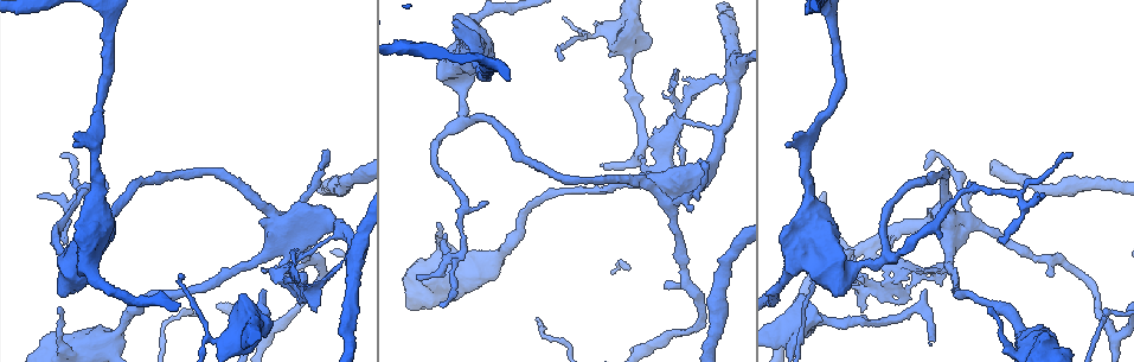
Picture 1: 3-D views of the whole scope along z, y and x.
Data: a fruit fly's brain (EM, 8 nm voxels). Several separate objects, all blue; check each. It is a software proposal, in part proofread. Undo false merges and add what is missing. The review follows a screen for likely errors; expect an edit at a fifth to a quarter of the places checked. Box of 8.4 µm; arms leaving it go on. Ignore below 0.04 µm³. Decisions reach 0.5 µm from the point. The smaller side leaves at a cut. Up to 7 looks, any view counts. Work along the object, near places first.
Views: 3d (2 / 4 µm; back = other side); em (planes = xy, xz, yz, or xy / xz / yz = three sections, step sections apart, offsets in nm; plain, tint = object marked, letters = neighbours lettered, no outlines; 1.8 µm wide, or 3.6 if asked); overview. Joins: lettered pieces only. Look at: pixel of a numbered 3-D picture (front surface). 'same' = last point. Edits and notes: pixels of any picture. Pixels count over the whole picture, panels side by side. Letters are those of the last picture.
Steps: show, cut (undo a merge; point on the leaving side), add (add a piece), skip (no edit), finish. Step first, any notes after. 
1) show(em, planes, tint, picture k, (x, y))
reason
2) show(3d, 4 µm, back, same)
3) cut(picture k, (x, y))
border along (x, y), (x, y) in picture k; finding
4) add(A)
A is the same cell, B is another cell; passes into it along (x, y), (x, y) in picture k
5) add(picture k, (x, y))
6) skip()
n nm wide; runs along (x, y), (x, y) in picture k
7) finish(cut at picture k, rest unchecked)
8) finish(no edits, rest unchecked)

show(3d, 4 µm, picture 1, (604, 164))
free end

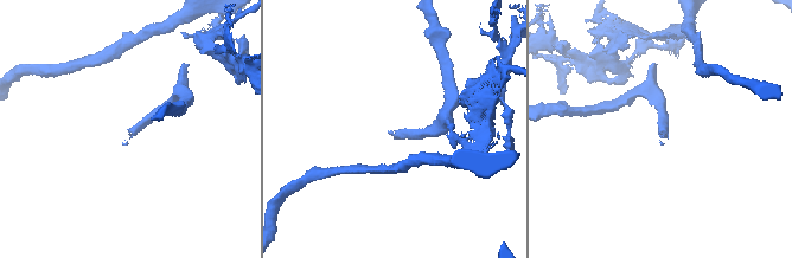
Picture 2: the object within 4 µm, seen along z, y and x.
show(em, planes, letters, picture 2, (398, 131))

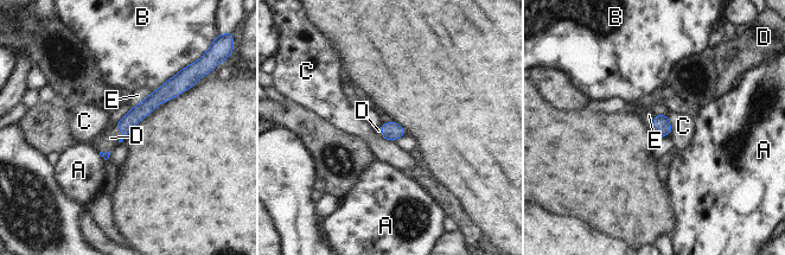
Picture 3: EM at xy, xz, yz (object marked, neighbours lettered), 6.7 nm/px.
add(D)
D is the same cell, A, B, C and E are other cells; it goes on there

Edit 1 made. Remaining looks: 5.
show(overview)

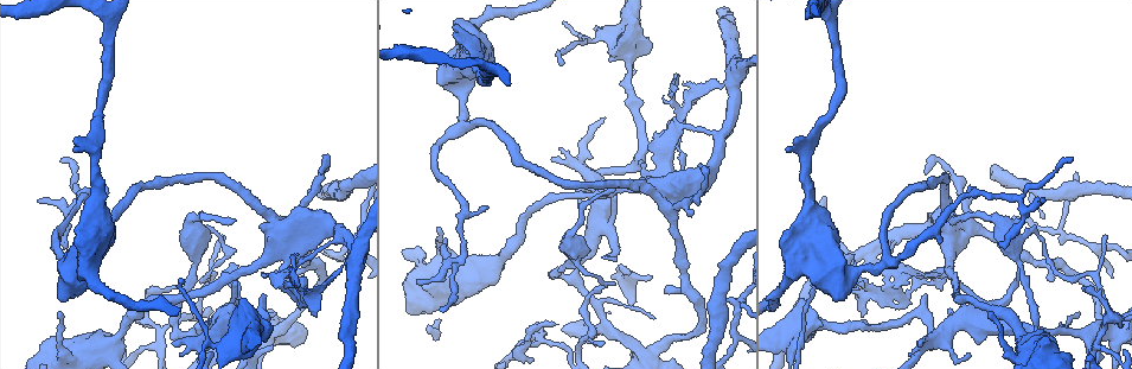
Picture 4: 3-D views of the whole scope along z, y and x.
show(em, planes, plain, picture 4, (1017, 331))
calibre changes

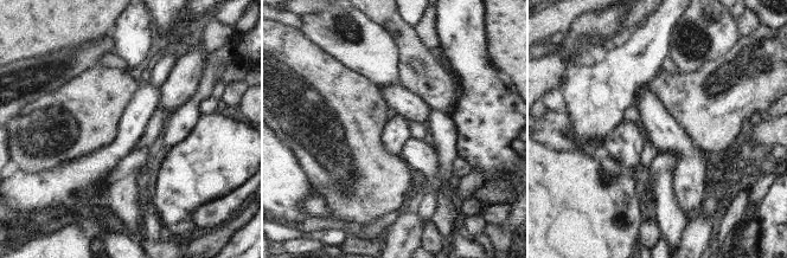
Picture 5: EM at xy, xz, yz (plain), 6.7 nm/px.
show(em, planes, letters, same)
see the neighbours

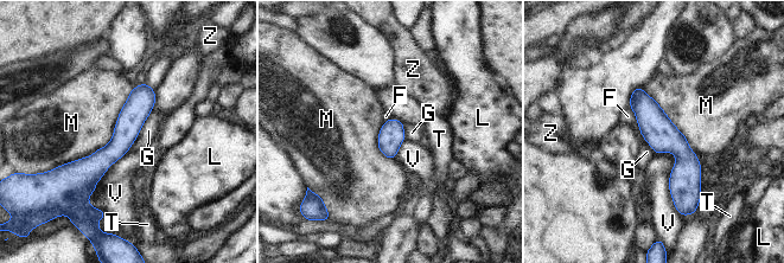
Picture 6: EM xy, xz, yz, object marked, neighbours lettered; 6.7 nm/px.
skip()
F, G, L, M, T, V and Z are other cells; runs along (638, 90), (682, 151), (681, 199) in picture 6; all the same cell

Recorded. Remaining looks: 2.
show(em, 3.6 µm, planes, plain, picture 4, (574, 273))
a fork

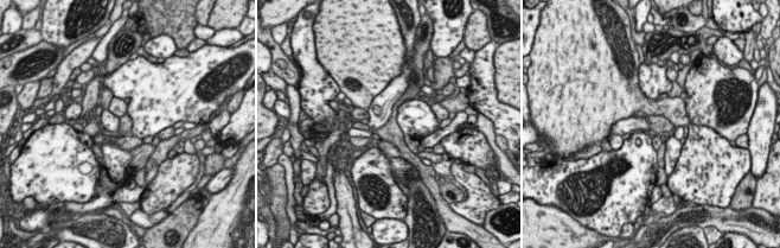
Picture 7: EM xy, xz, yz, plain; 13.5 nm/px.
show(em, 3.6 µm, planes, letters, same)
what lies round it

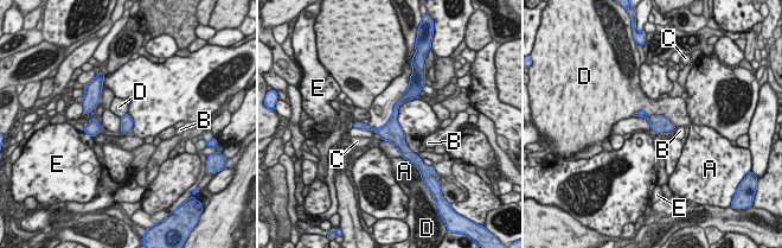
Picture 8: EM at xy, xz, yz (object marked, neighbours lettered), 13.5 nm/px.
skip()
160 nm wide; A, B, C, D and E are other cells; all the same cell

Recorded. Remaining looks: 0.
finish(add at picture 3, rest unchecked)

